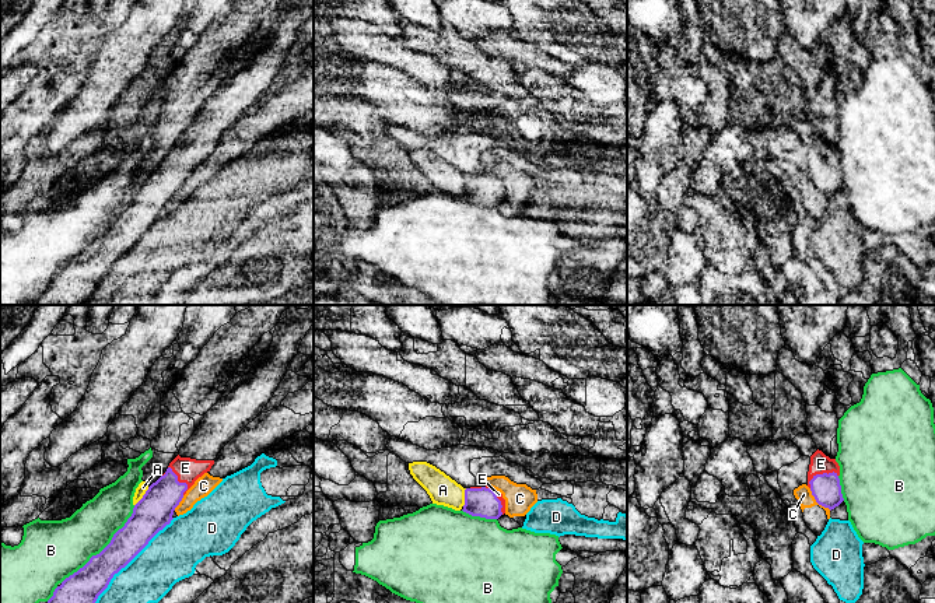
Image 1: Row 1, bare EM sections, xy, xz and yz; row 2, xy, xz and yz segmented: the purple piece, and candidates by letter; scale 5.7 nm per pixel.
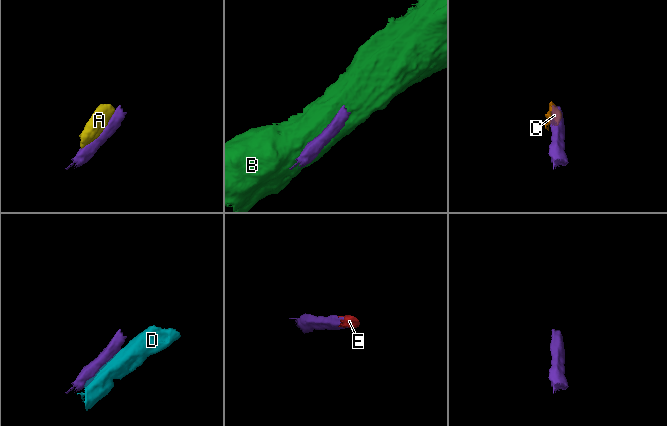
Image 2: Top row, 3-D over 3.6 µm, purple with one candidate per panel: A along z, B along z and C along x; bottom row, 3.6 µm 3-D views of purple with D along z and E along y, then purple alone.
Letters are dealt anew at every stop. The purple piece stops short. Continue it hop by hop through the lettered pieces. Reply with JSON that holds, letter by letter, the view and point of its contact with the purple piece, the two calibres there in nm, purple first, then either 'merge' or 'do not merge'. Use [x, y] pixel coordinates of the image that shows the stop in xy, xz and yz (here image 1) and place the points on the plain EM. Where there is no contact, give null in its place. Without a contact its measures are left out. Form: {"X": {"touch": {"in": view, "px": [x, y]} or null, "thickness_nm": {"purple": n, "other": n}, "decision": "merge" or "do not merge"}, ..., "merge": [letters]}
{"A": {"touch": {"in": "xy", "px": [143, 183]}, "thickness_nm": {"purple": 220, "other": 60}, "decision": "do not merge"}, "B": {"touch": {"in": "xy", "px": [104, 235]}, "thickness_nm": {"purple": 200, "other": 320}, "decision": "do not merge"}, "C": {"touch": {"in": "yz", "px": [818, 189]}, "thickness_nm": {"purple": 170, "other": 90}, "decision": "do not merge"}, "D": {"touch": {"in": "xy", "px": [121, 255]}, "thickness_nm": {"purple": 200, "other": 320}, "decision": "do not merge"}, "E": {"touch": {"in": "yz", "px": [820, 161]}, "thickness_nm": {"purple": 170, "other": 120}, "decision": "merge"}, "merge": ["E"]}

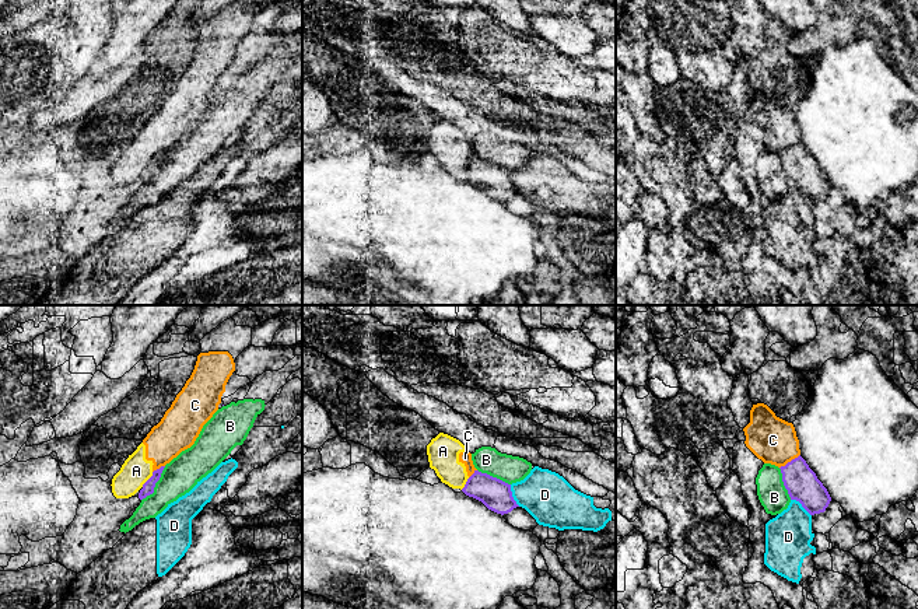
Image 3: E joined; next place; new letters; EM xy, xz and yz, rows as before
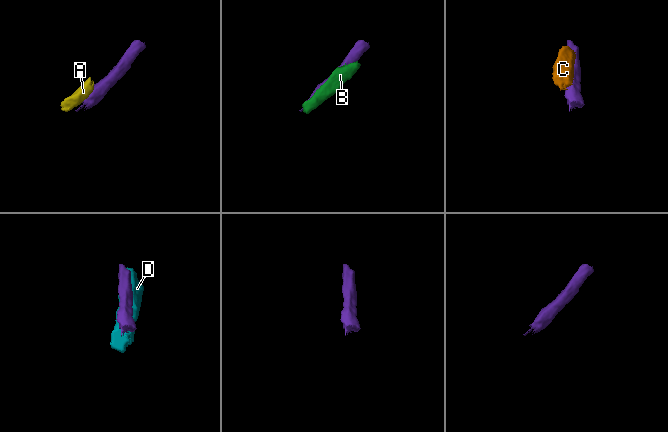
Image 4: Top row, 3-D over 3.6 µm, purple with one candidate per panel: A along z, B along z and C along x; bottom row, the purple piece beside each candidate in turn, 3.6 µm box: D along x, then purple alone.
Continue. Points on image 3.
{"A": {"touch": {"in": "xy", "px": [149, 165]}, "thickness_nm": {"purple": 70, "other": 170}, "decision": "do not merge"}, "B": {"touch": {"in": "xy", "px": [154, 171]}, "thickness_nm": {"purple": 70, "other": 200}, "decision": "do not merge"}, "C": {"touch": {"in": "yz", "px": [791, 147]}, "thickness_nm": {"purple": 190, "other": 260}, "decision": "do not merge"}, "D": {"touch": {"in": "xz", "px": [511, 182]}, "thickness_nm": {"purple": 180, "other": 280}, "decision": "do not merge"}, "merge": []}

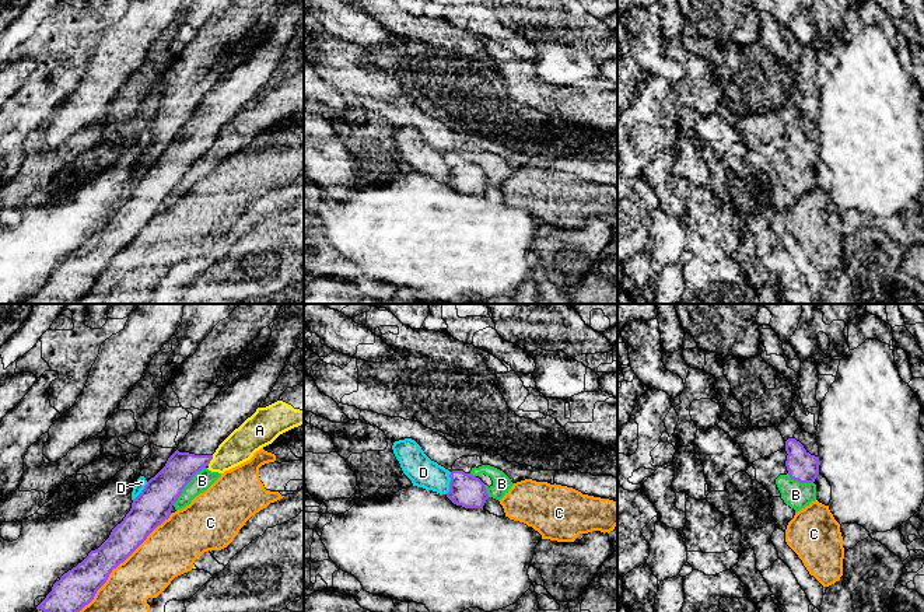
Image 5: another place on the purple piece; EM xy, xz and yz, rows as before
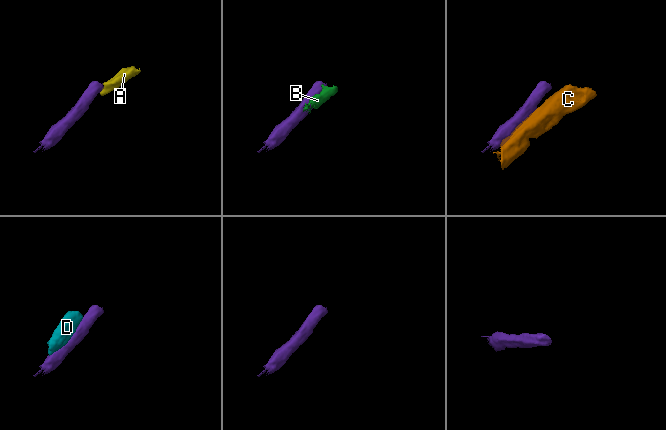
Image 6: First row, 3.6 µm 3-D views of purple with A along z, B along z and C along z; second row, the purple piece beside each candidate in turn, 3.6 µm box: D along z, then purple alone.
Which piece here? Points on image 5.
{"A": {"touch": {"in": "xy", "px": [210, 146]}, "thickness_nm": {"purple": 180, "other": 180}, "decision": "do not merge"}, "B": {"touch": {"in": "xy", "px": [186, 170]}, "thickness_nm": {"purple": 220, "other": 110}, "decision": "do not merge"}, "C": {"touch": {"in": "xy", "px": [118, 251]}, "thickness_nm": {"purple": 200, "other": 320}, "decision": "do not merge"}, "D": {"touch": {"in": "xz", "px": [450, 170]}, "thickness_nm": {"purple": 190, "other": 170}, "decision": "do not merge"}, "merge": []}

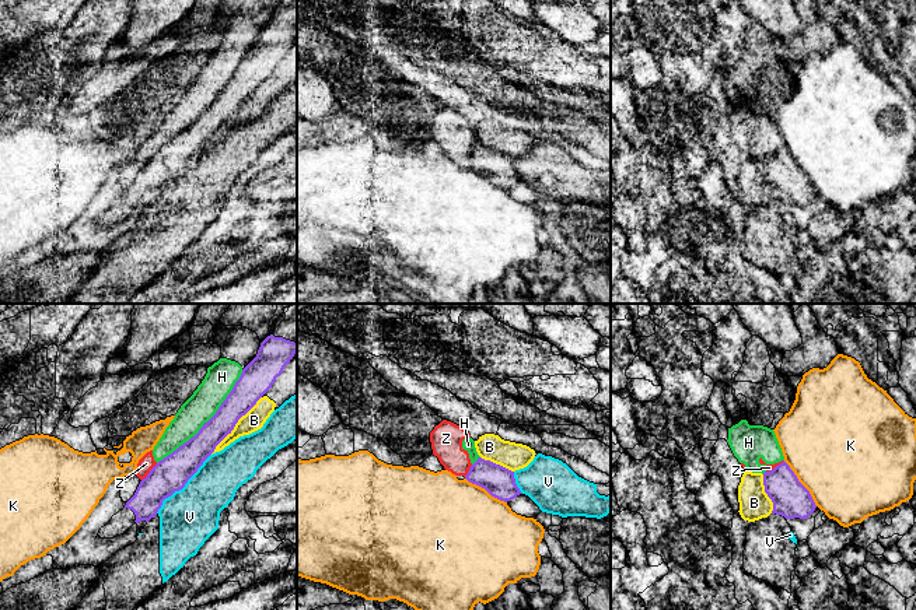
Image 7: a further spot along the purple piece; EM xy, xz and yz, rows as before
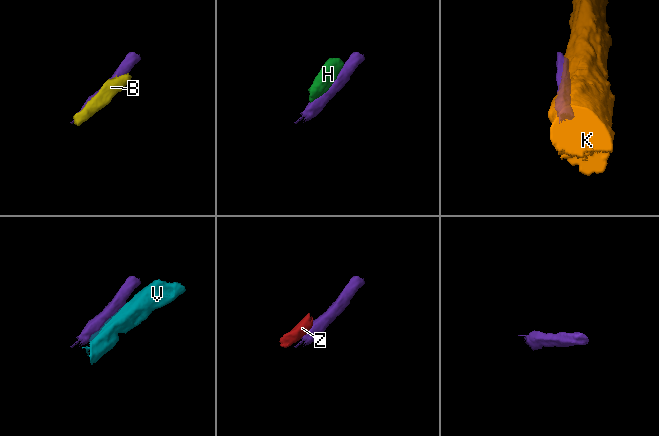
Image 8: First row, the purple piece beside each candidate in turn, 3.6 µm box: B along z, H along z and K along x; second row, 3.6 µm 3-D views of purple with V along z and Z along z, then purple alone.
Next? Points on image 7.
{"B": {"touch": {"in": "xy", "px": [234, 112]}, "thickness_nm": {"purple": 170, "other": 120}, "decision": "do not merge"}, "H": {"touch": {"in": "xy", "px": [207, 108]}, "thickness_nm": {"purple": 170, "other": 170}, "decision": "do not merge"}, "K": {"touch": {"in": "yz", "px": [800, 169]}, "thickness_nm": {"purple": 220, "other": 500}, "decision": "do not merge"}, "V": {"touch": {"in": "xy", "px": [184, 172]}, "thickness_nm": {"purple": 200, "other": 320}, "decision": "do not merge"}, "Z": {"touch": {"in": "xy", "px": [150, 158]}, "thickness_nm": {"purple": 200, "other": 90}, "decision": "do not merge"}, "merge": []}

